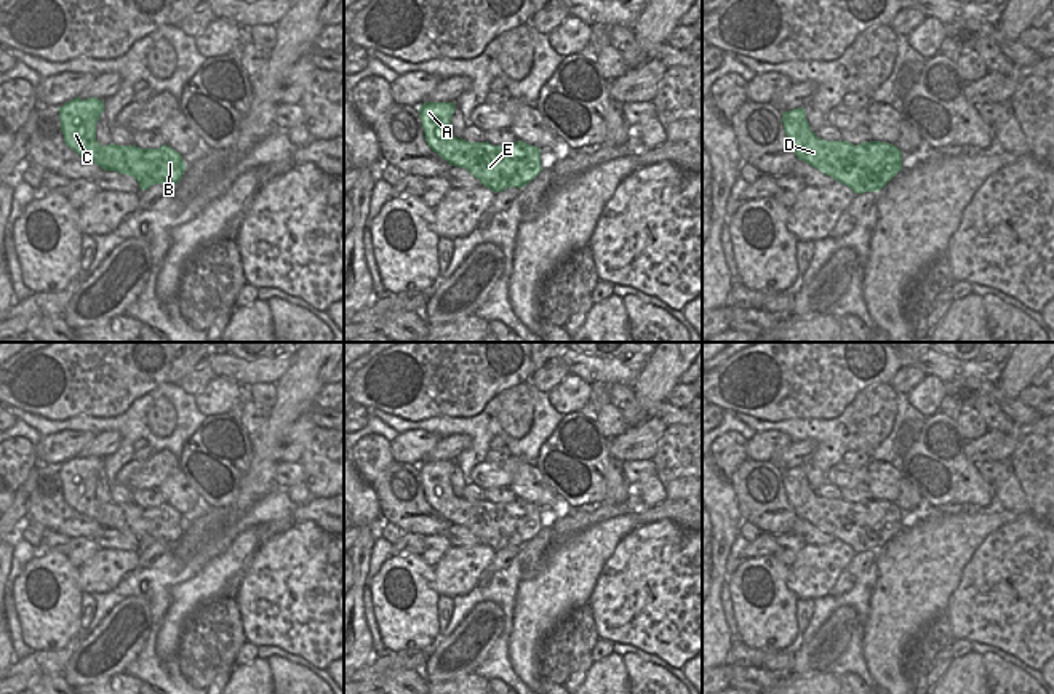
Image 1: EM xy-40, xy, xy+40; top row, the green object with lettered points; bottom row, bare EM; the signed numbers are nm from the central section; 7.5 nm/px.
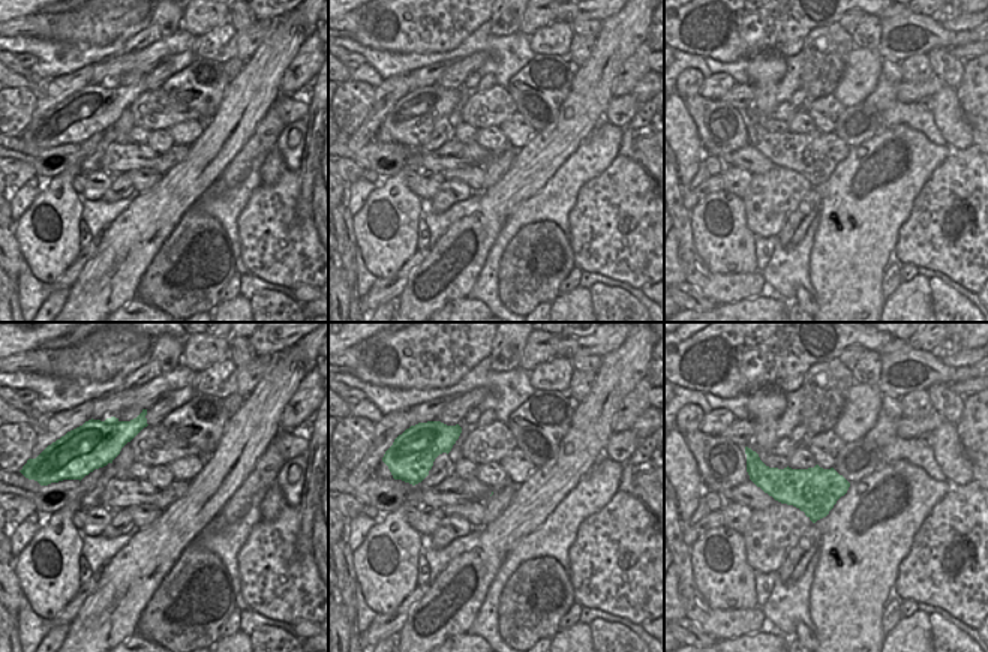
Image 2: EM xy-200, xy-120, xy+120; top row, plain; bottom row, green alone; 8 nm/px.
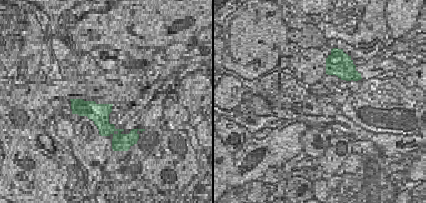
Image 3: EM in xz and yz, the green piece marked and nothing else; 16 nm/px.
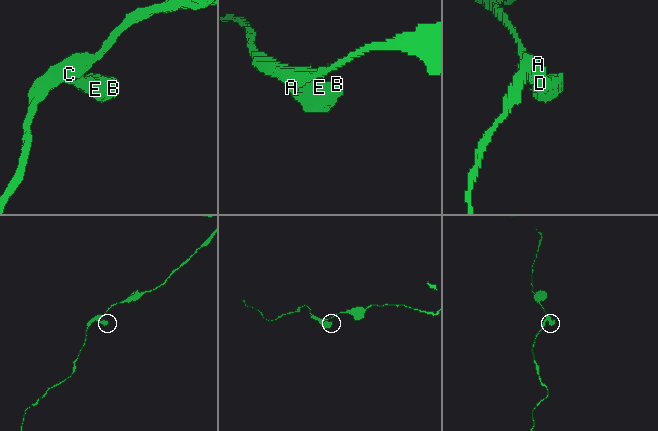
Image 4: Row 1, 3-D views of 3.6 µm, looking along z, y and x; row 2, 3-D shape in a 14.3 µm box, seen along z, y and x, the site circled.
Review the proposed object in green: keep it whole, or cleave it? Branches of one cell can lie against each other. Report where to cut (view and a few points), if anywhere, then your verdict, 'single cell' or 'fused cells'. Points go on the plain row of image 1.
cut none; single cell

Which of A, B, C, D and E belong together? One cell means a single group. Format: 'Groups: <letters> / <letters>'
Groups: A B C D E.

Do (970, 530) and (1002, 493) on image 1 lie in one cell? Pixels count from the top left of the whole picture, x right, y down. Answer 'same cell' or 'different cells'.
different cells

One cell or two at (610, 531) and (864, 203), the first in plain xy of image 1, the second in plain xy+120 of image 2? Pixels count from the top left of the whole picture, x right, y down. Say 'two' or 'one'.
one

